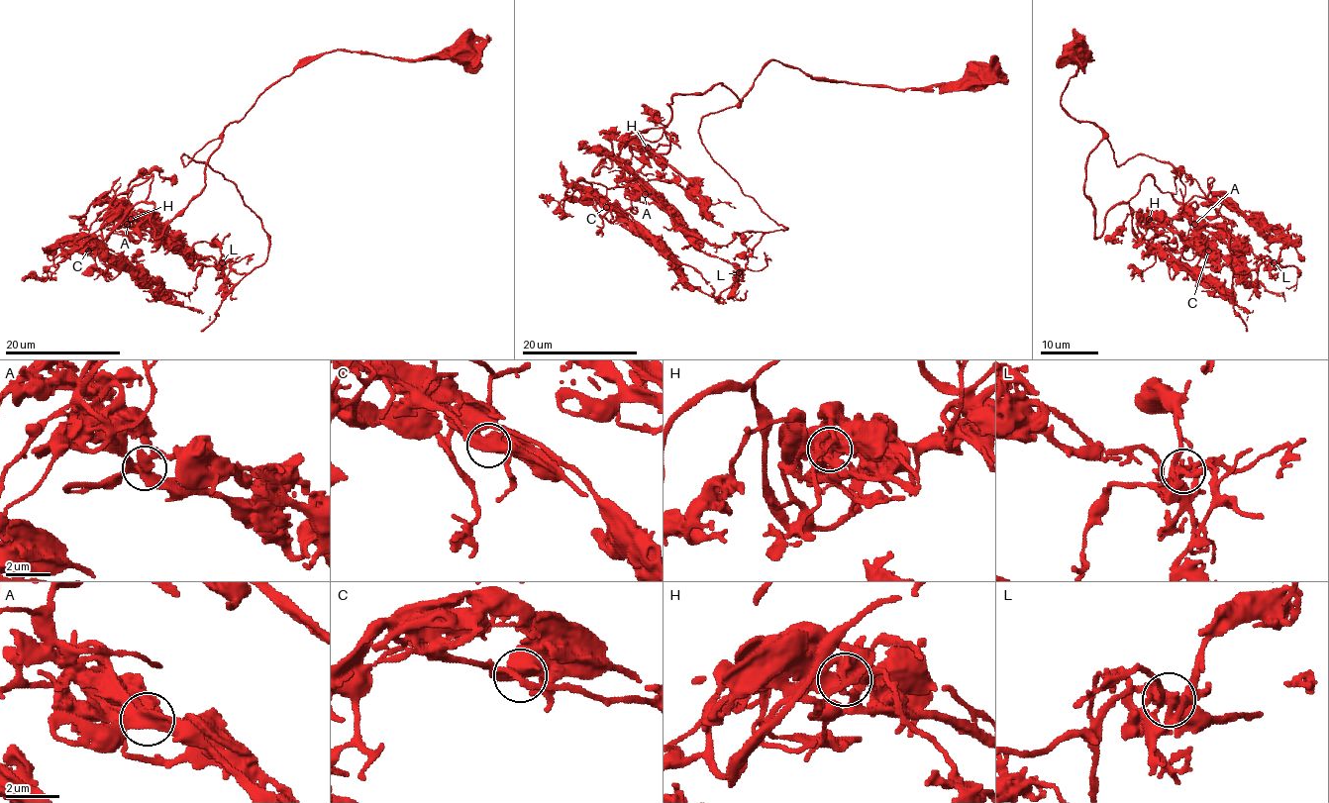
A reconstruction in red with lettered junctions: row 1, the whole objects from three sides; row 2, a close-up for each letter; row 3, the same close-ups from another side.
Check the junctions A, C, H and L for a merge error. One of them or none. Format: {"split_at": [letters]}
{"split_at": []}

